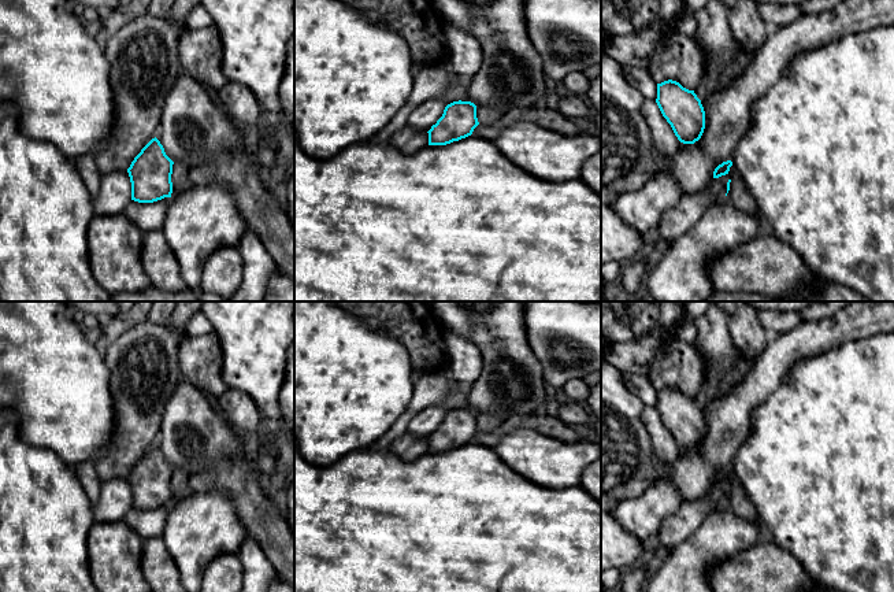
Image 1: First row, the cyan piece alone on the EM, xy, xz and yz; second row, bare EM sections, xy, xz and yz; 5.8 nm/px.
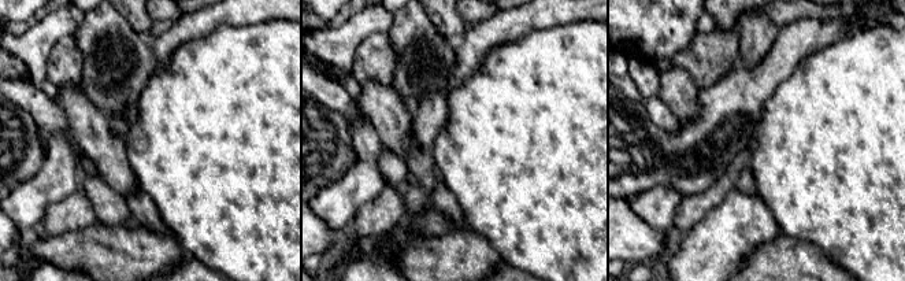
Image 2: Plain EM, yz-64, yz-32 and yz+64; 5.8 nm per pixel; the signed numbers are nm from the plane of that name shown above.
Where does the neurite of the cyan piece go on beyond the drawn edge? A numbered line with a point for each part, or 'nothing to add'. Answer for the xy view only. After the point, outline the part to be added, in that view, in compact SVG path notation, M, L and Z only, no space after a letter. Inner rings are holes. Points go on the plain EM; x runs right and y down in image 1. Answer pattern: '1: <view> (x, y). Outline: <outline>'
nothing to add

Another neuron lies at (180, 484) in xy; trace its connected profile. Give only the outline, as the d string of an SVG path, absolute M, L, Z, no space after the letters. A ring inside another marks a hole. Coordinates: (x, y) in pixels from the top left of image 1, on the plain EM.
M174 469L171 481L173 497L178 502L190 496L189 476L183 469Z

